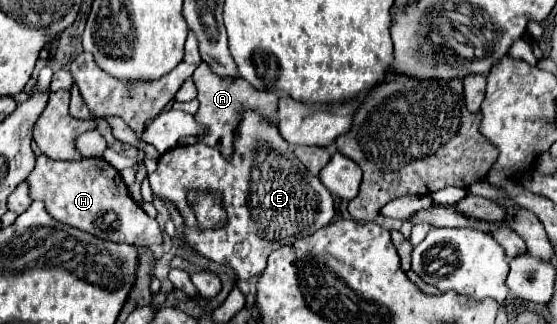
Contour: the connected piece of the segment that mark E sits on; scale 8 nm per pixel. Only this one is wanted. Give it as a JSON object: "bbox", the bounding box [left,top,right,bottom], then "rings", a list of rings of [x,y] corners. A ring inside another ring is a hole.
{"bbox":[149,111,335,279],"rings":[[[245,111],[241,117],[235,155],[231,159],[223,159],[217,149],[203,143],[177,145],[161,155],[157,171],[149,175],[149,181],[153,193],[173,203],[183,217],[185,241],[203,257],[229,265],[239,279],[259,275],[275,249],[299,241],[299,229],[301,237],[309,237],[335,215],[331,193],[299,165],[299,159],[289,149],[289,143],[283,141],[279,129],[267,125],[253,111]],[[189,191],[219,193],[227,211],[227,223],[215,229],[201,229],[187,201]]]}

